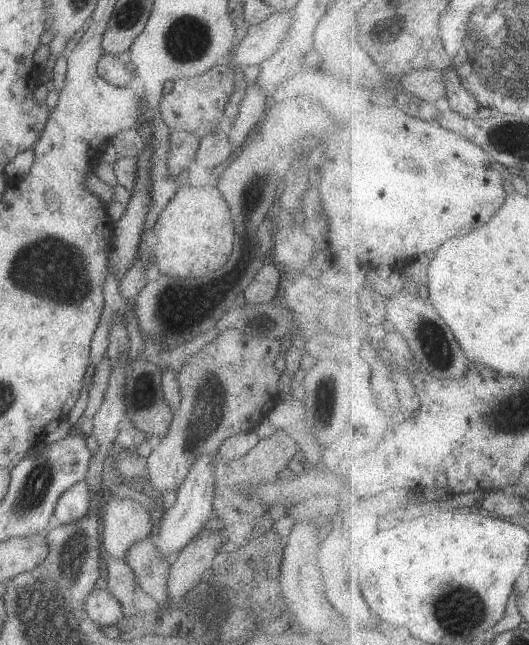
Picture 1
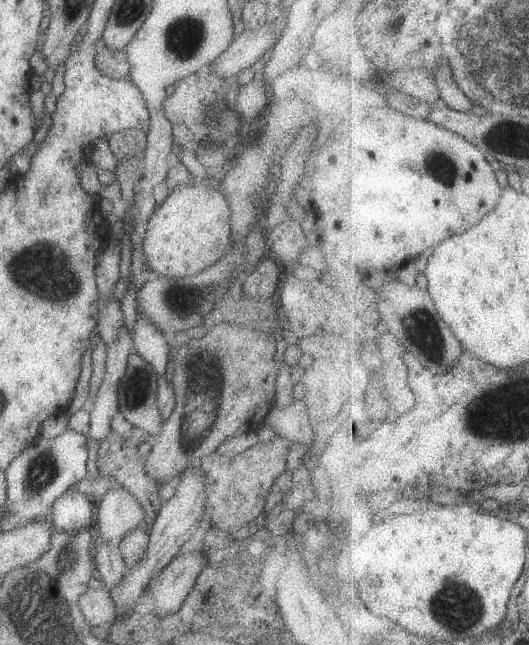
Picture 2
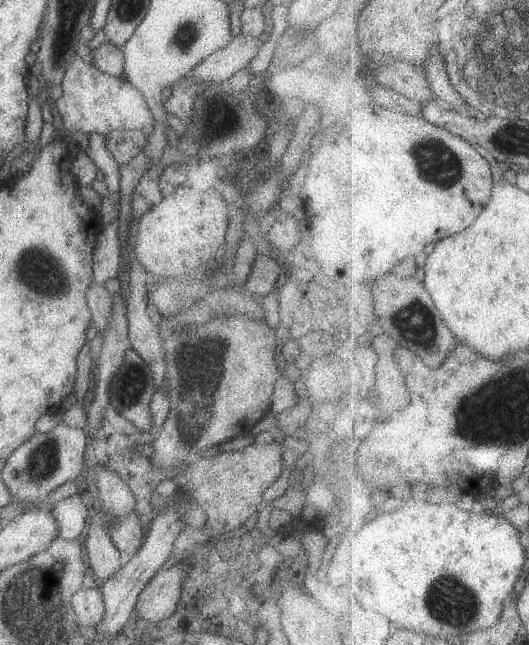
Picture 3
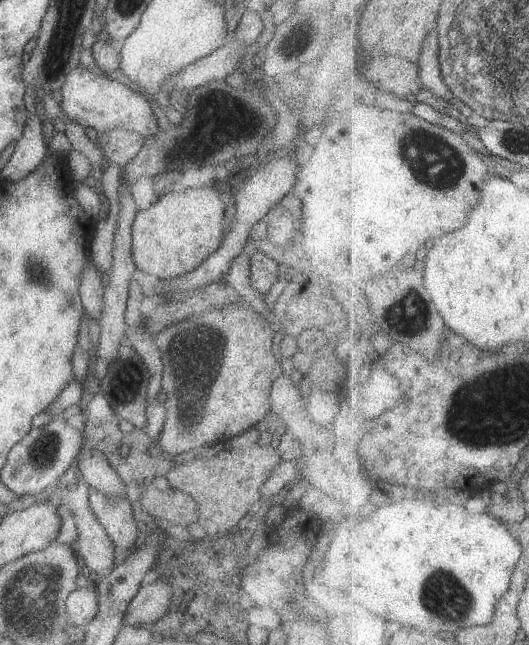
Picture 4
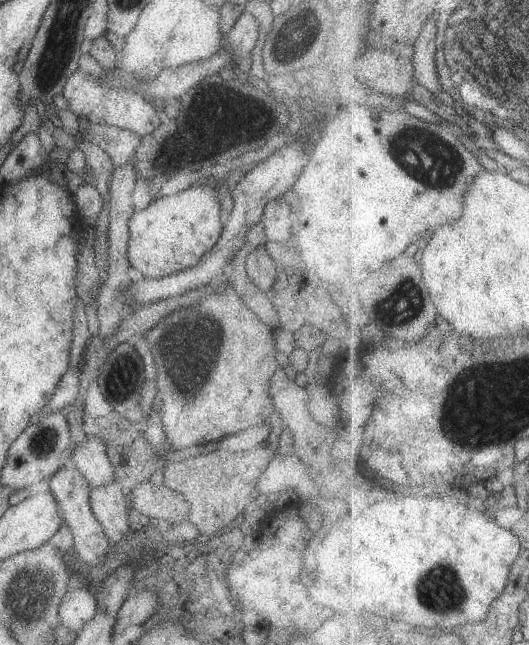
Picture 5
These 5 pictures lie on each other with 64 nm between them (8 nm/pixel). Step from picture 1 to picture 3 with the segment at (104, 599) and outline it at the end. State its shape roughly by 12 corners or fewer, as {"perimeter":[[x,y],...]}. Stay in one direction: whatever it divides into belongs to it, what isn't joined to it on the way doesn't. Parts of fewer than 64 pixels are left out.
{"perimeter":[[99,586],[79,589],[70,602],[80,626],[94,626],[105,606]]}

